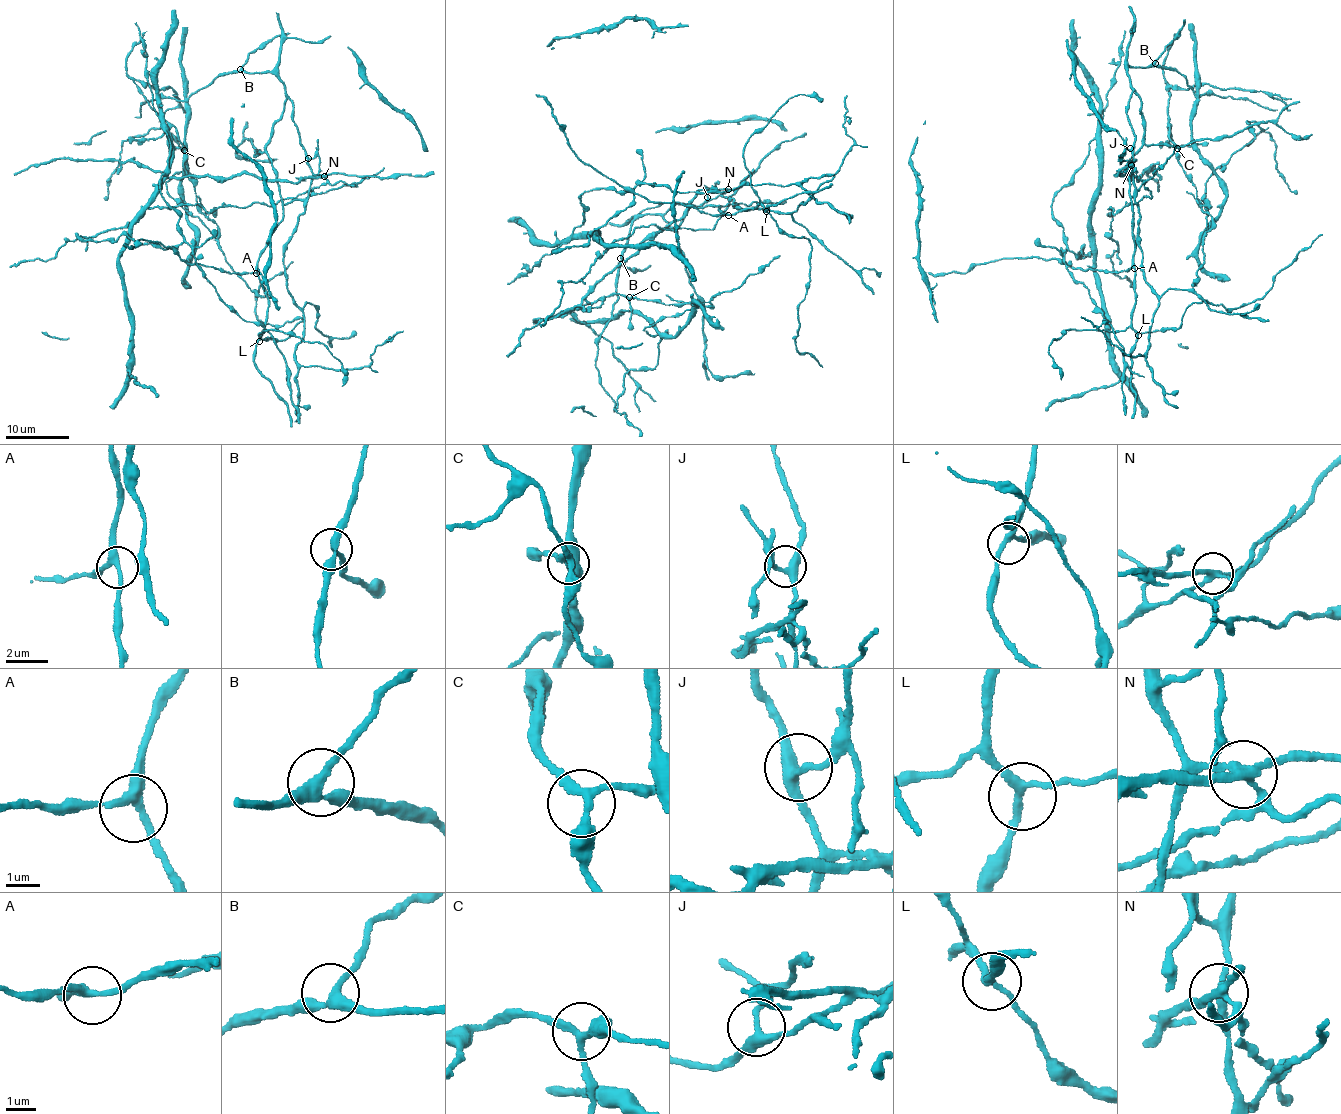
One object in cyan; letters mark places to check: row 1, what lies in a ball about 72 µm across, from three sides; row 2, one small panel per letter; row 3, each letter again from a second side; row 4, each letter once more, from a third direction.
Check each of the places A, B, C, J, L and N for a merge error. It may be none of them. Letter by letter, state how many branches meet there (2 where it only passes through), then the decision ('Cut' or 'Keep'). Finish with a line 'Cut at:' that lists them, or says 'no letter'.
A: Branches: 3. Keep
B: Branches: 3. Keep
C: Branches: 3. Keep
J: Branches: 3. Keep
L: Branches: 3. Keep
N: Branches: 4. Cut
Cut at: N

